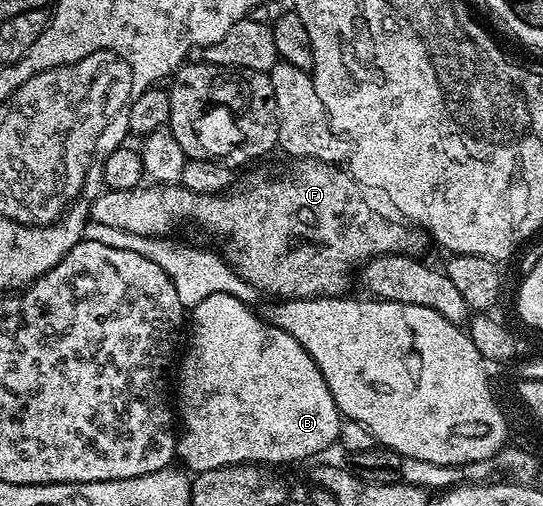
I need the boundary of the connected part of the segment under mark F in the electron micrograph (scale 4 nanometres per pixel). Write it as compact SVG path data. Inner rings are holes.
M303 159L292 164L294 167L290 169L286 175L281 175L278 179L261 179L258 183L253 183L250 187L245 187L242 191L236 189L230 190L228 193L220 195L200 195L191 189L180 186L176 183L158 183L156 185L142 185L135 189L119 189L111 191L108 189L102 190L100 193L94 194L93 204L89 206L90 220L99 225L107 225L111 229L123 229L127 233L135 233L136 235L148 235L150 237L165 237L170 233L176 223L181 223L186 219L189 223L194 223L197 227L202 227L205 231L210 231L213 235L218 235L221 239L226 239L233 248L227 254L228 262L239 273L239 277L243 277L243 281L247 281L253 287L256 287L258 292L269 295L277 295L281 299L320 299L322 297L341 297L346 294L345 291L349 287L349 274L354 271L358 265L364 265L370 259L379 257L380 255L399 255L402 253L421 253L427 244L427 239L420 230L414 229L412 226L406 225L404 222L396 221L392 223L389 219L384 219L367 200L364 199L363 188L348 170L342 169L340 166L332 163L320 163L318 159Z

